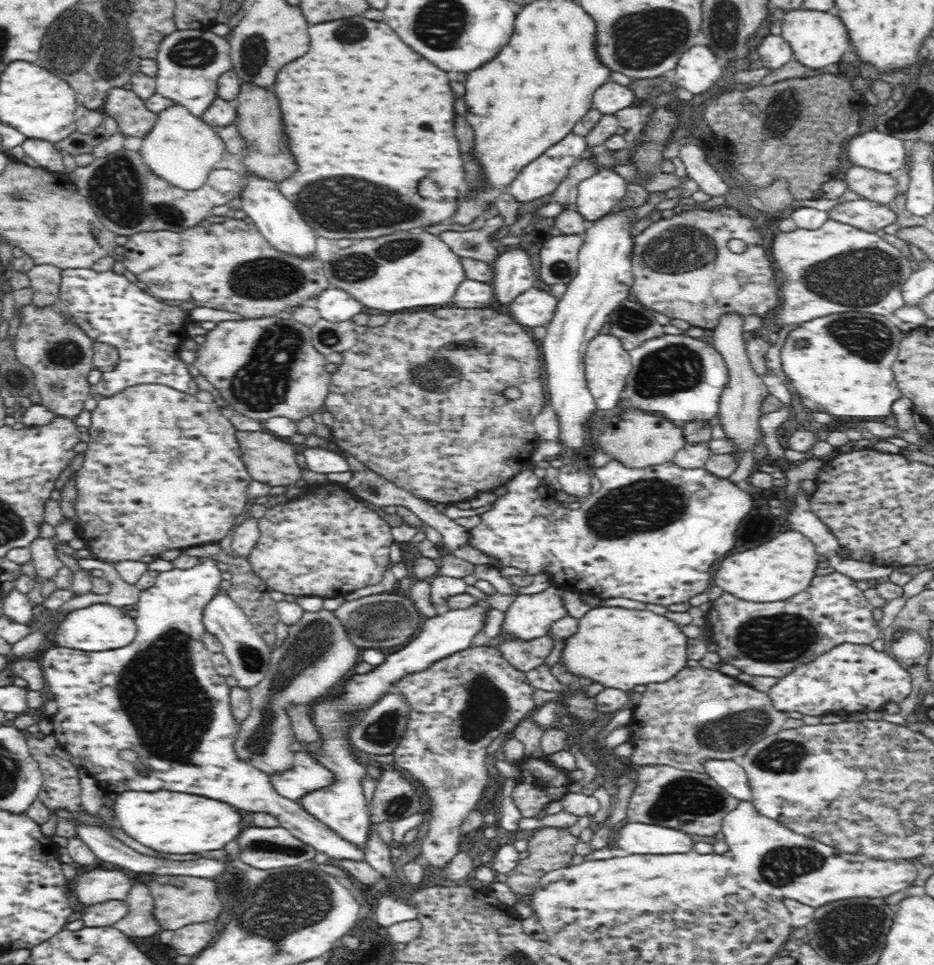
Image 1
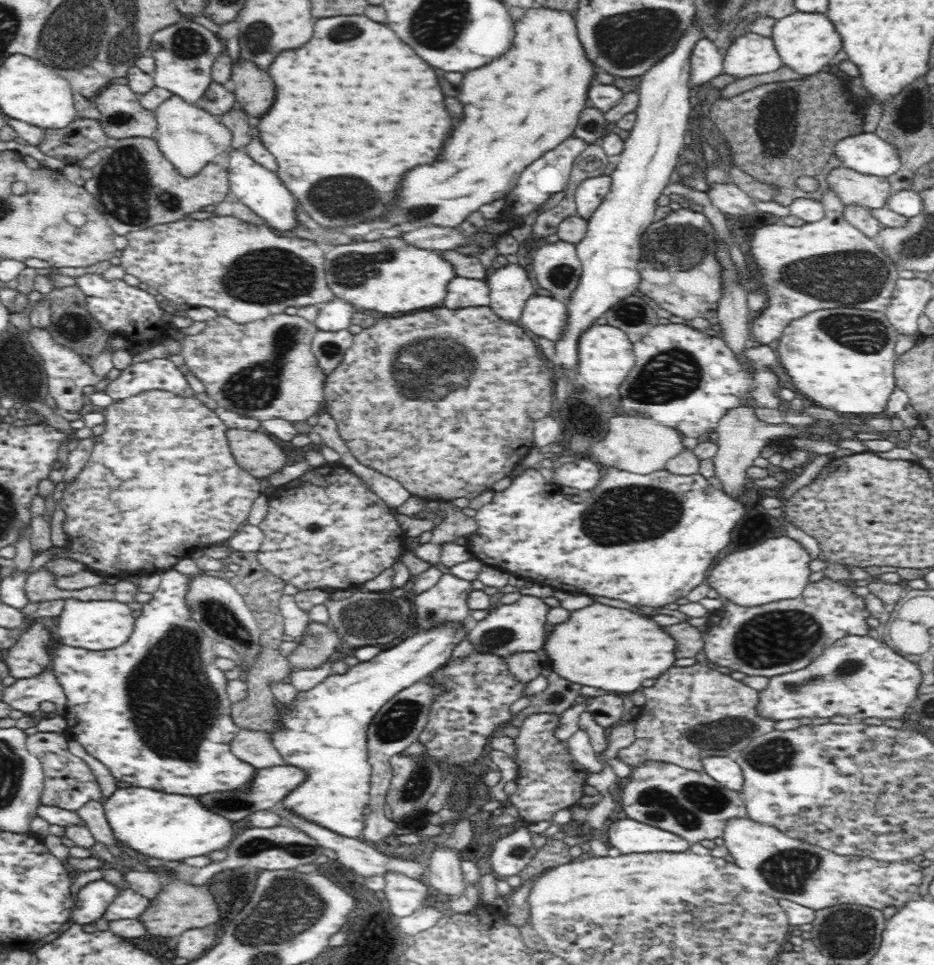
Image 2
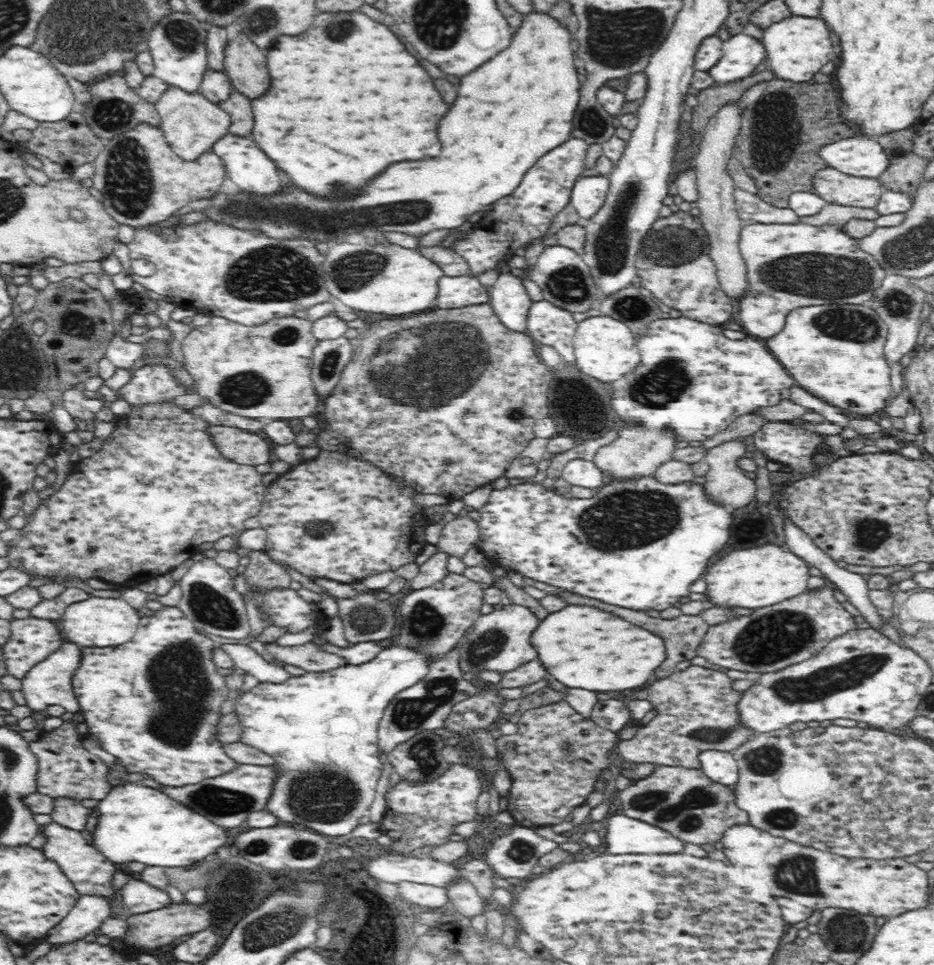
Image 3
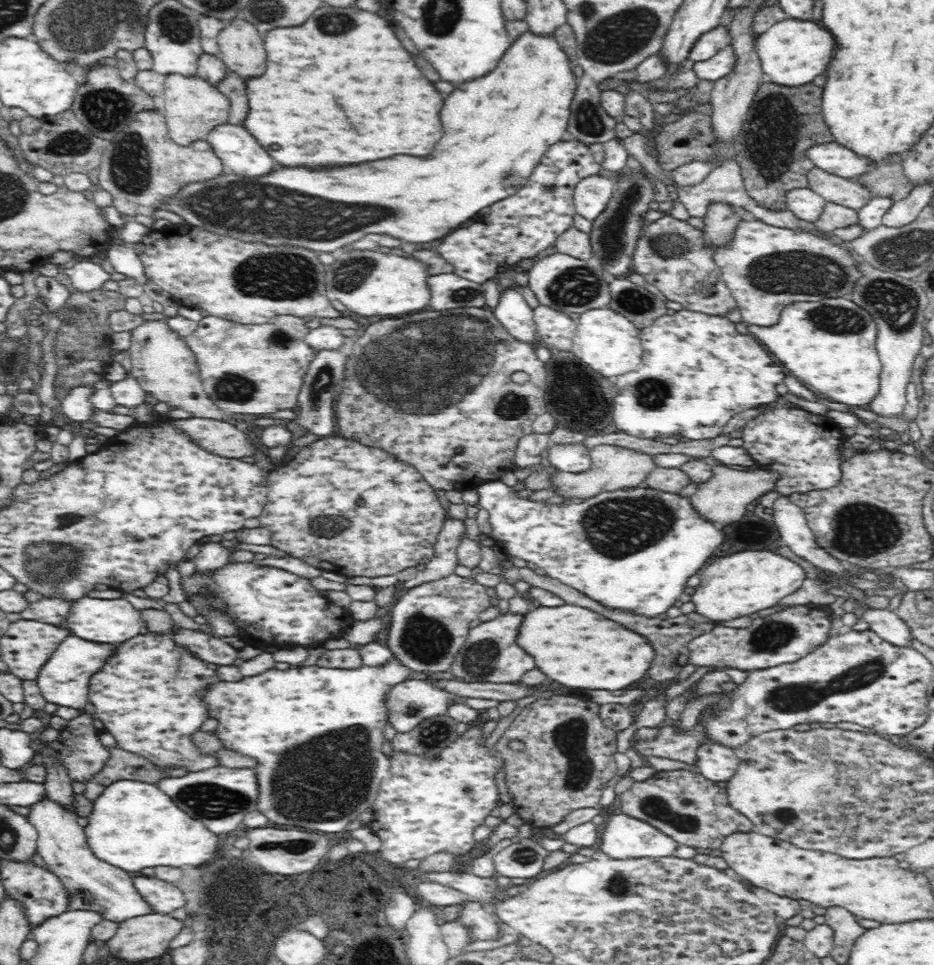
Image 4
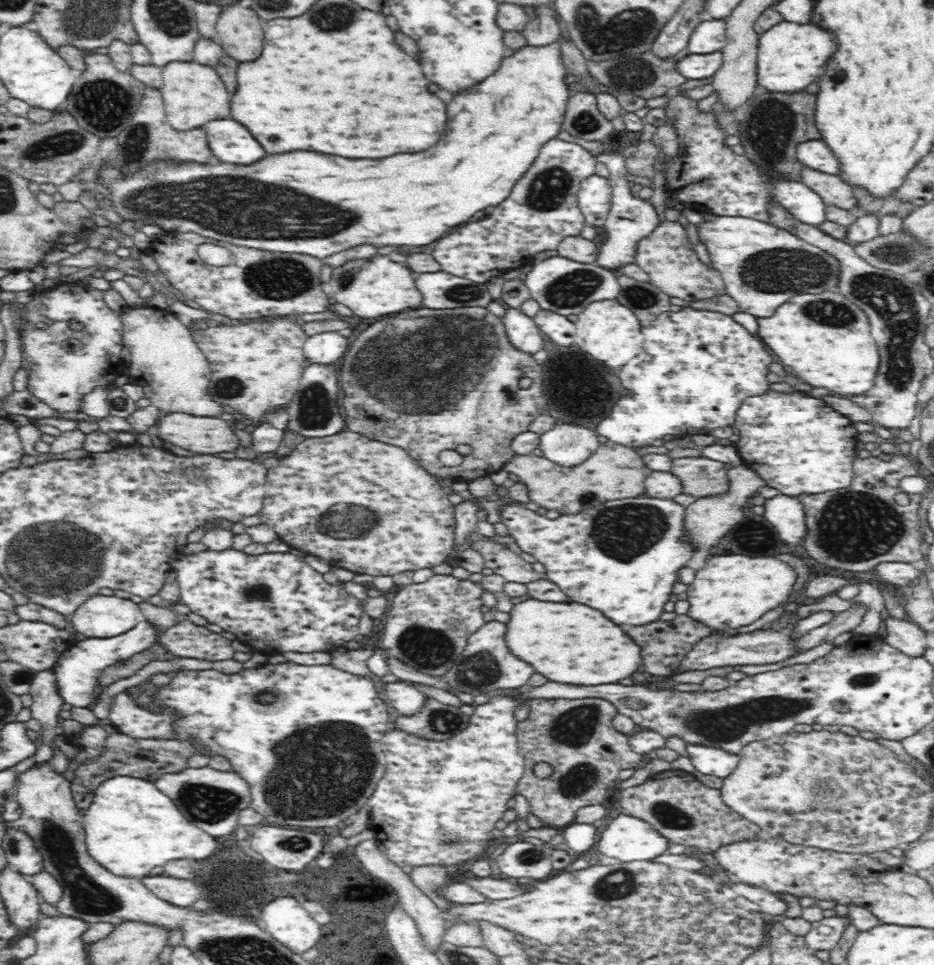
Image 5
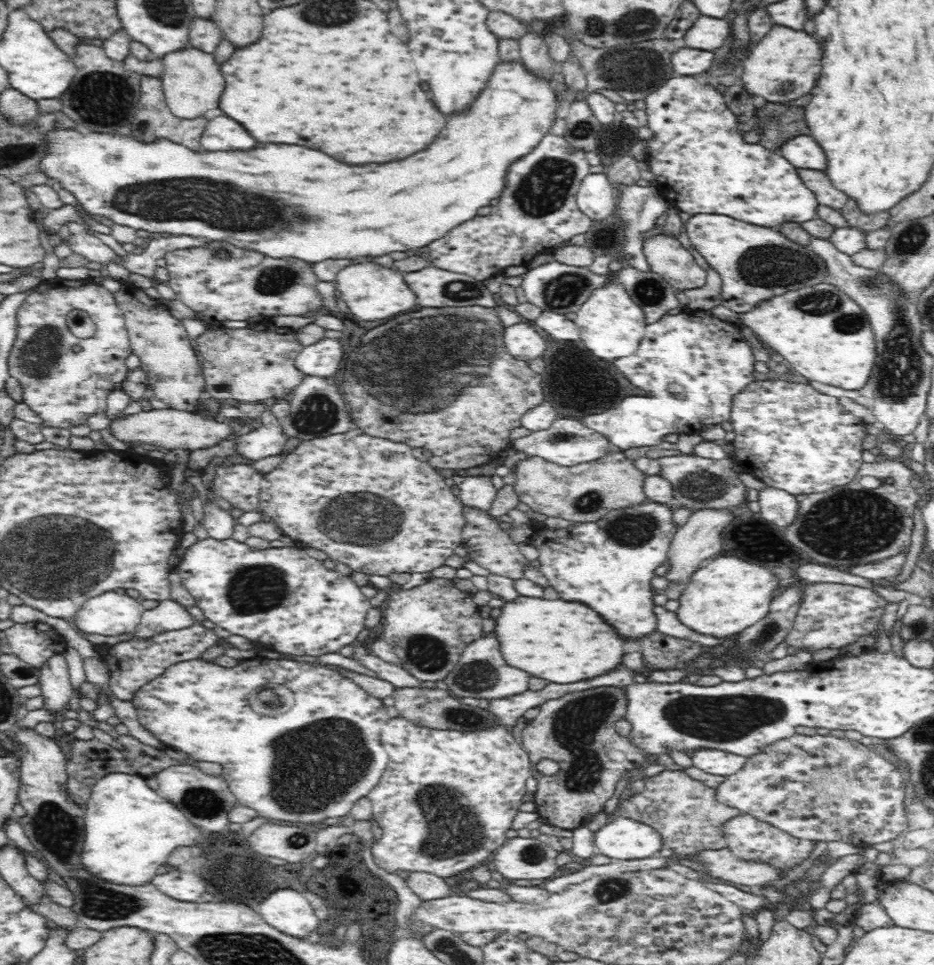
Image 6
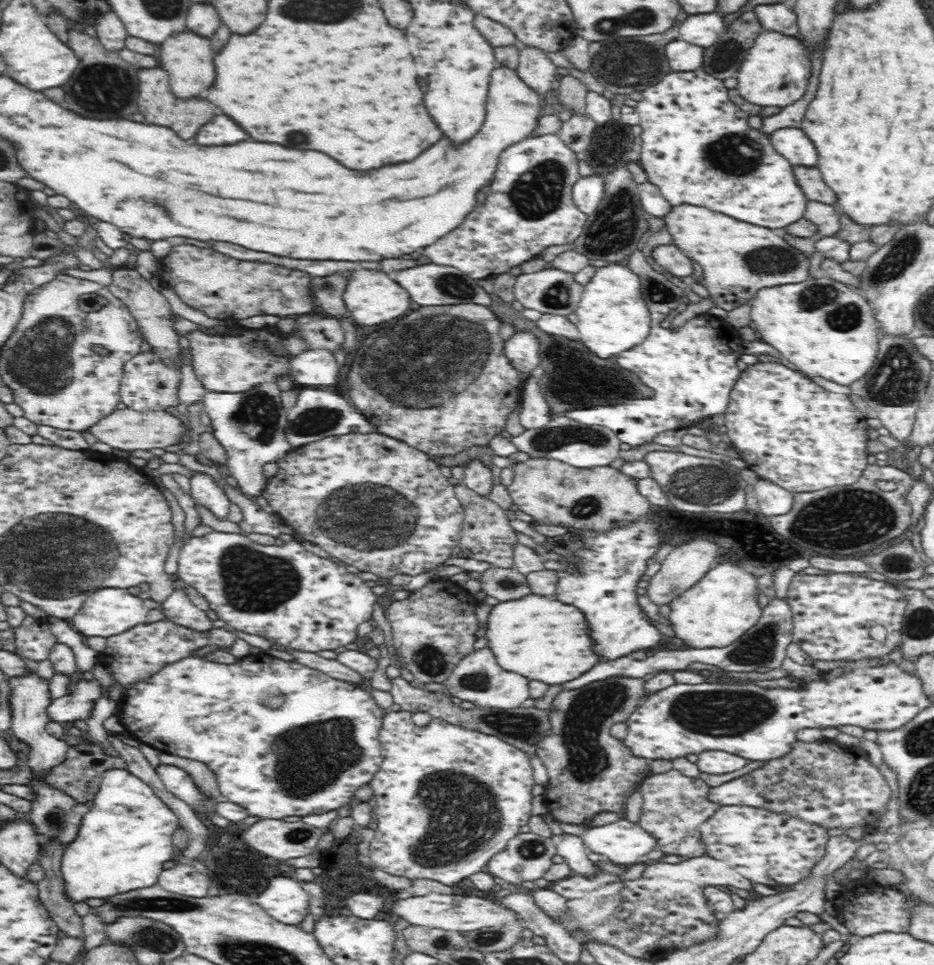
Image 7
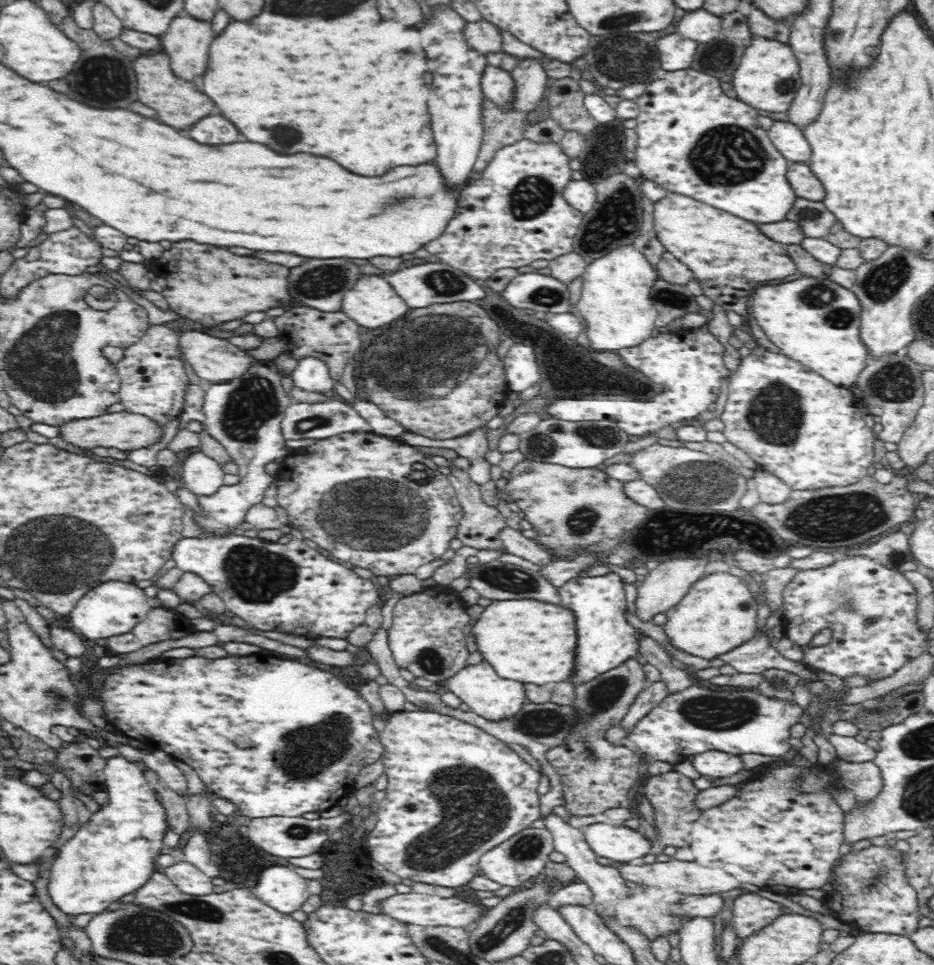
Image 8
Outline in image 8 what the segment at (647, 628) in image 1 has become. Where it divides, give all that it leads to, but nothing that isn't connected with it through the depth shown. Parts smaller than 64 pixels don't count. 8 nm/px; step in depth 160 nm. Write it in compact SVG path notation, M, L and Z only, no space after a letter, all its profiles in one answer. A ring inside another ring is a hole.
M529 598L492 601L475 624L471 624L469 635L474 638L483 660L490 660L498 676L506 676L508 680L542 686L562 682L574 670L578 638L574 614L562 606Z

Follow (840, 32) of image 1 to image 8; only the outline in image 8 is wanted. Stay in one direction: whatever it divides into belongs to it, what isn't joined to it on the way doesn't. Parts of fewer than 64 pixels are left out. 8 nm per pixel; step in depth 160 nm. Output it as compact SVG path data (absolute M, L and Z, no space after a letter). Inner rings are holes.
M752 37L743 49L743 54L732 76L736 96L757 110L785 112L790 108L797 90L801 87L798 76L799 62L786 42L764 37Z

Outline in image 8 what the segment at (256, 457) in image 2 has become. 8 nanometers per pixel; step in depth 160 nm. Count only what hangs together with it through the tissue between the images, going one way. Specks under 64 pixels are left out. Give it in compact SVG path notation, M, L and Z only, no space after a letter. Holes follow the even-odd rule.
M121 411L106 413L90 419L74 419L59 426L60 437L64 442L92 450L93 448L118 448L118 450L132 451L142 446L150 446L162 438L162 428L150 417L138 413Z

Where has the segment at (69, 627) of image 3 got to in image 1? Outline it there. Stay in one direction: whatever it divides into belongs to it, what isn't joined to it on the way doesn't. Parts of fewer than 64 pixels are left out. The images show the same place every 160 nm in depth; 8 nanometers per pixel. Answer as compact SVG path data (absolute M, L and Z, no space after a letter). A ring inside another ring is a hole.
M90 604L86 608L76 608L64 615L55 629L56 646L73 648L79 651L100 652L122 648L130 644L137 633L135 619L131 618L127 609L111 604Z

